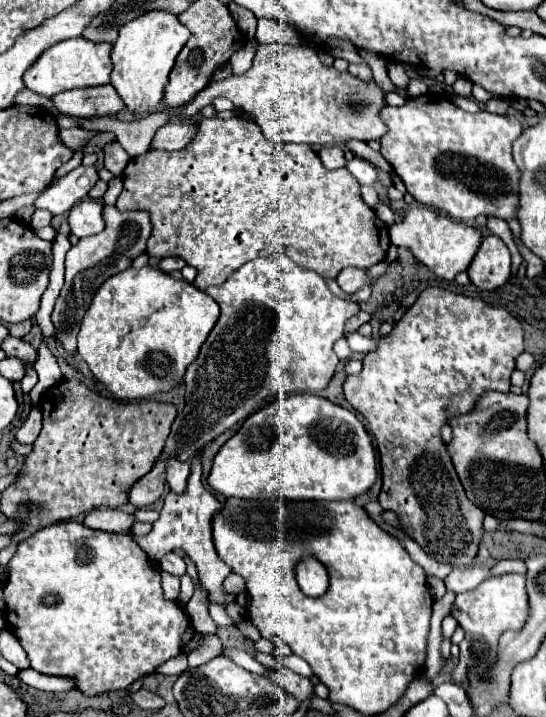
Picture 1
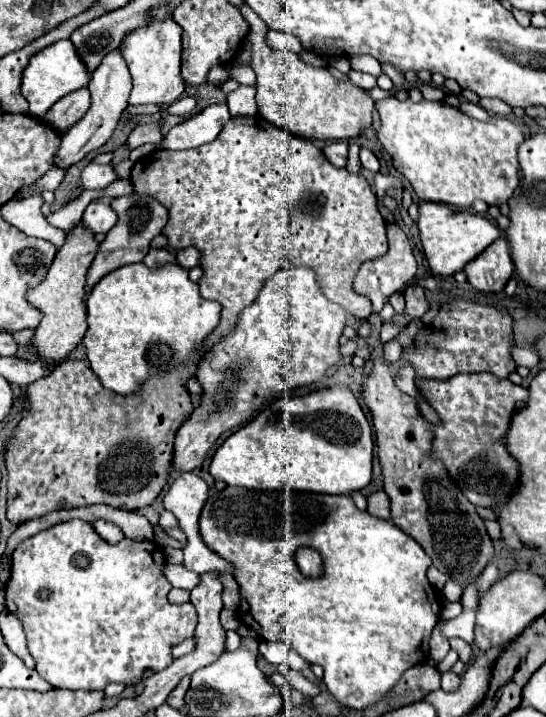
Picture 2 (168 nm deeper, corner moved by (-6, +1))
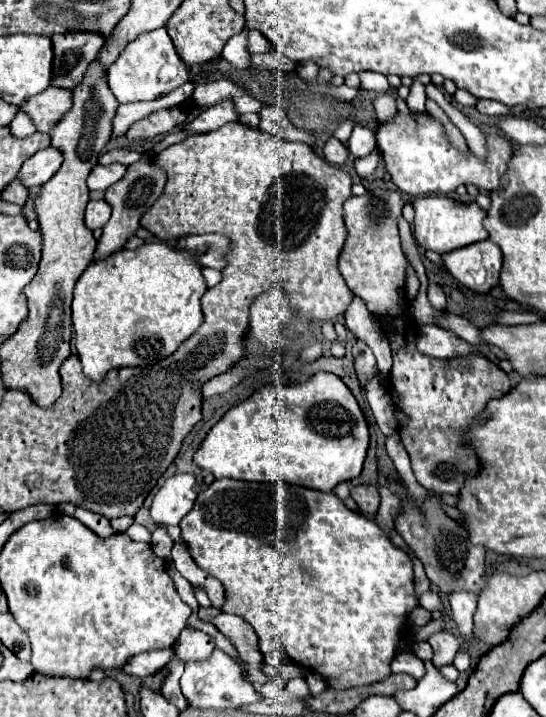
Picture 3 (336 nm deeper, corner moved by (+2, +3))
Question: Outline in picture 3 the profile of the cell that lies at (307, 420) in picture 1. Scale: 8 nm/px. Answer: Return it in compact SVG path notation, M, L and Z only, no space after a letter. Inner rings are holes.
M316 372L308 382L304 384L298 384L298 386L262 386L258 388L250 398L246 398L244 402L232 406L212 428L210 432L206 434L206 438L202 440L200 448L196 450L194 454L194 464L212 472L216 478L236 478L236 480L248 480L248 482L288 482L288 484L298 484L298 486L304 486L304 488L312 488L312 490L320 490L320 492L332 492L336 484L340 482L346 482L346 480L352 480L360 474L362 470L362 464L364 464L364 458L366 458L366 450L368 450L368 442L370 442L370 436L368 436L368 424L366 424L366 418L362 418L362 410L356 402L356 398L352 396L352 392L348 390L348 386L336 376L336 374L330 374L330 372Z

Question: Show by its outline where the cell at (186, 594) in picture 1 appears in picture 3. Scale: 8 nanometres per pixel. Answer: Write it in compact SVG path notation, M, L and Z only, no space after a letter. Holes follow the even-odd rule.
M174 474L152 498L150 518L164 524L178 524L192 508L196 496L196 478L192 474Z

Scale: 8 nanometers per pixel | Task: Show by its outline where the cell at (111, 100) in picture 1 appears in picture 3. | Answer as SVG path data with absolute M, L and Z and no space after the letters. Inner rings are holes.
M50 86L44 92L24 100L18 110L30 116L38 132L50 132L58 124L60 116L68 112L68 106L72 106L72 92Z

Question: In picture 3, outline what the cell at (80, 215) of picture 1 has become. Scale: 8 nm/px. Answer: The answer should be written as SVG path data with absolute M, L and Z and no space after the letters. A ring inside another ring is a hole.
M90 200L86 206L86 226L90 230L102 228L110 218L110 204L106 204L106 200Z

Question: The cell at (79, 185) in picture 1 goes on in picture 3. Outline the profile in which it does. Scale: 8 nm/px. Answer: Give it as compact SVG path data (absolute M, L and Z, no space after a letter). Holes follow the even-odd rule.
M96 164L94 170L90 172L88 188L90 188L90 190L106 190L106 188L110 188L114 182L122 180L122 178L124 178L124 172L126 172L126 166L122 166L122 164L110 164L110 166Z

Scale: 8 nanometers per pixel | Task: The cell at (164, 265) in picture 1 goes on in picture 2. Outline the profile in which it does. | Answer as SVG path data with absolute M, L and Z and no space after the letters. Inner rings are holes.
M184 248L184 250L180 250L180 252L176 254L176 258L178 258L178 264L180 264L182 268L190 270L190 268L198 266L198 258L200 258L200 252L198 252L196 248Z

